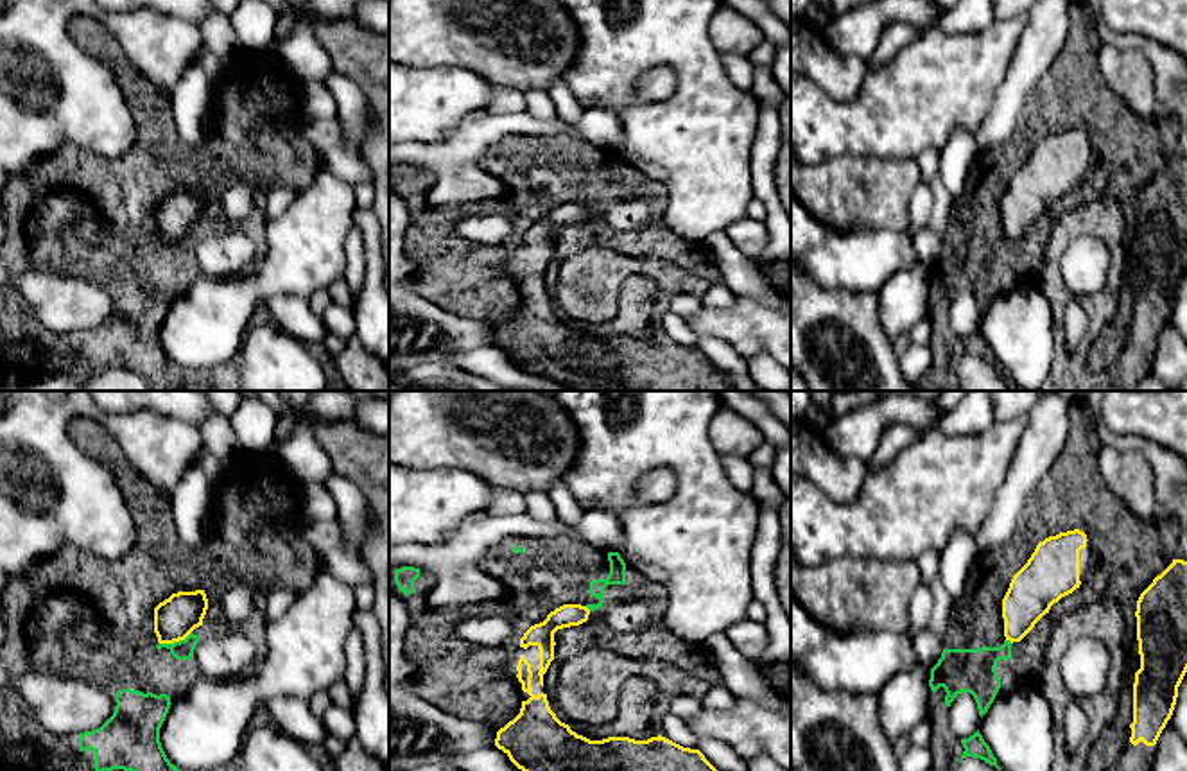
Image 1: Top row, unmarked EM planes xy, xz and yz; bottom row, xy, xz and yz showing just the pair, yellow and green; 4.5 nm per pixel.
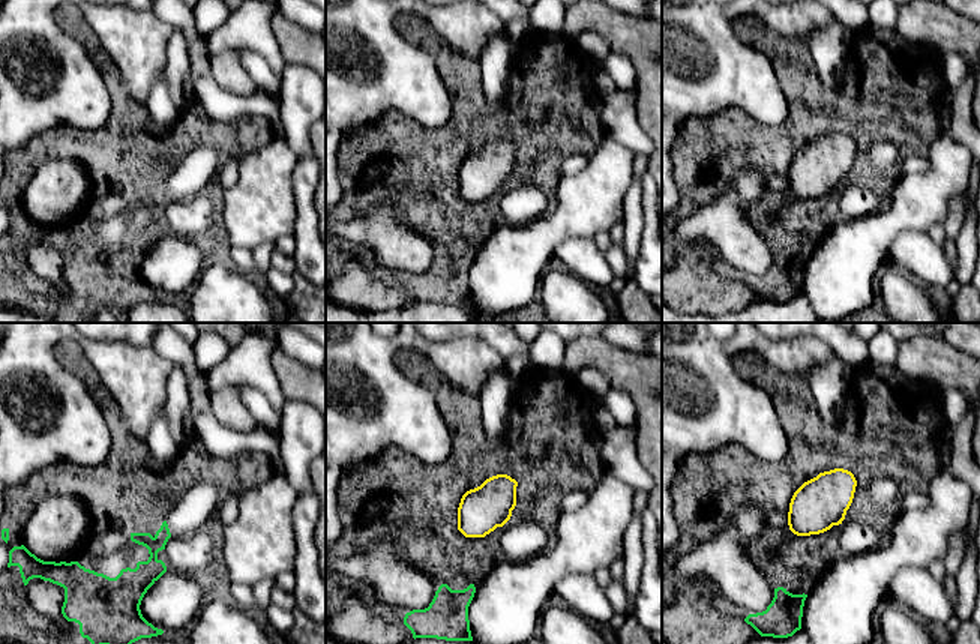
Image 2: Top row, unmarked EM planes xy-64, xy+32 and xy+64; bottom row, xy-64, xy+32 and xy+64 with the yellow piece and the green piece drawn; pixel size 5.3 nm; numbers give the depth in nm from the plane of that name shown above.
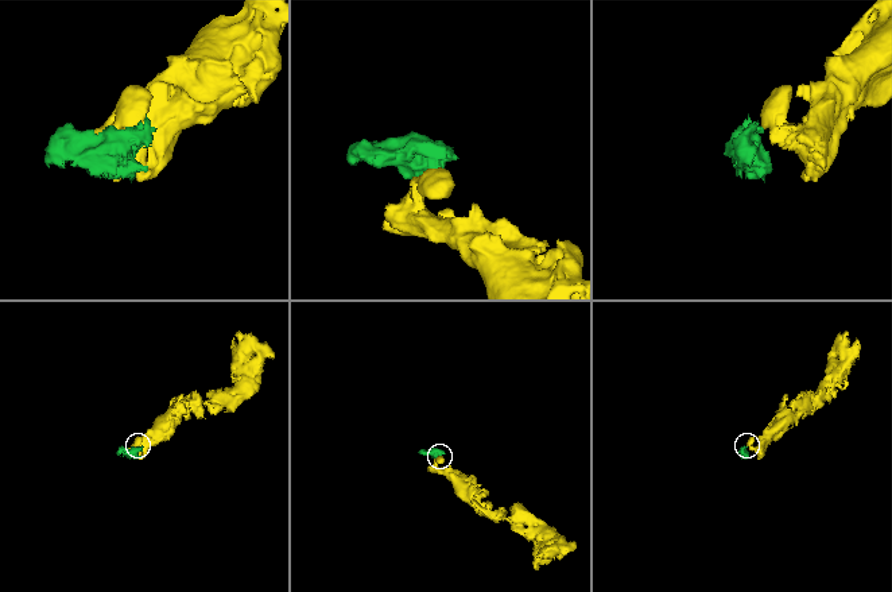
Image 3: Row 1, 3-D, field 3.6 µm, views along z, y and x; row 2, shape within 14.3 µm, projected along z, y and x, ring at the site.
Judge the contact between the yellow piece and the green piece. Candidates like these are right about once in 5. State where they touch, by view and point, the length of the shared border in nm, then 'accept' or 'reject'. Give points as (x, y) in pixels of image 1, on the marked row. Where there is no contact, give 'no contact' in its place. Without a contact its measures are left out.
xy (174, 641) | 160 nm | reject

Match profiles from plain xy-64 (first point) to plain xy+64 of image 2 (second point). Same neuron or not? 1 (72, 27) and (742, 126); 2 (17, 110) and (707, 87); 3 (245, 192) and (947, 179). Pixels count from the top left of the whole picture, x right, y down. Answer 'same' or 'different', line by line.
1: same
2: same
3: same

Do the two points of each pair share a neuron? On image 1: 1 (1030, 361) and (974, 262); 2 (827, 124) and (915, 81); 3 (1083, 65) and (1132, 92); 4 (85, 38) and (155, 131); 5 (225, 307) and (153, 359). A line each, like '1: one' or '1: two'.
1: two
2: one
3: two
4: one
5: two

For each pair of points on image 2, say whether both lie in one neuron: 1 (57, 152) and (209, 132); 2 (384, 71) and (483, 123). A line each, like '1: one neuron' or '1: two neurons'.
1: one neuron
2: two neurons

